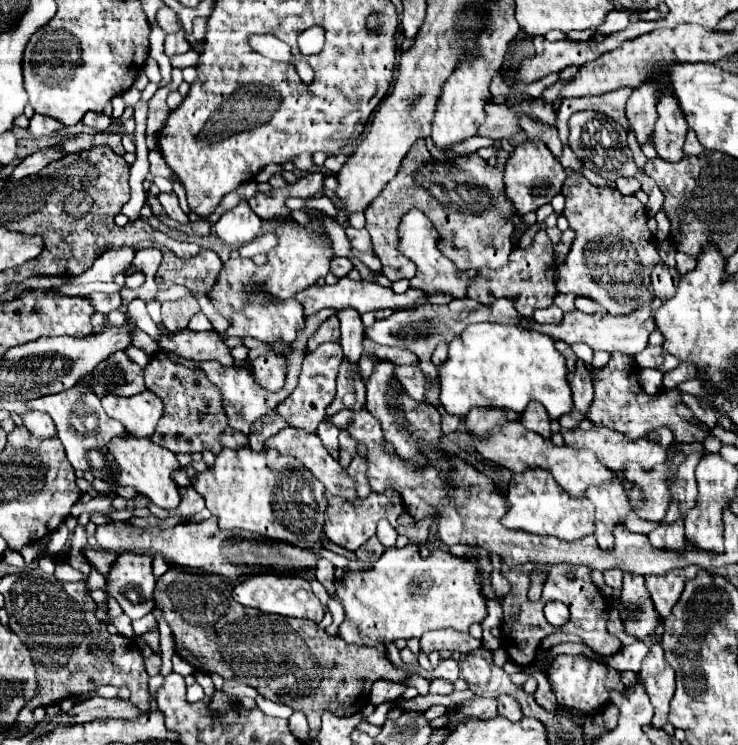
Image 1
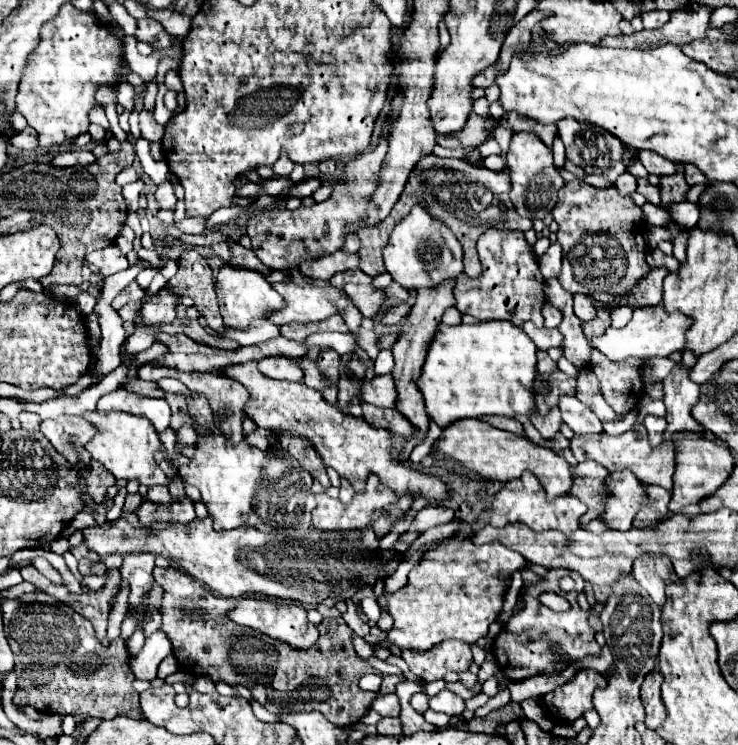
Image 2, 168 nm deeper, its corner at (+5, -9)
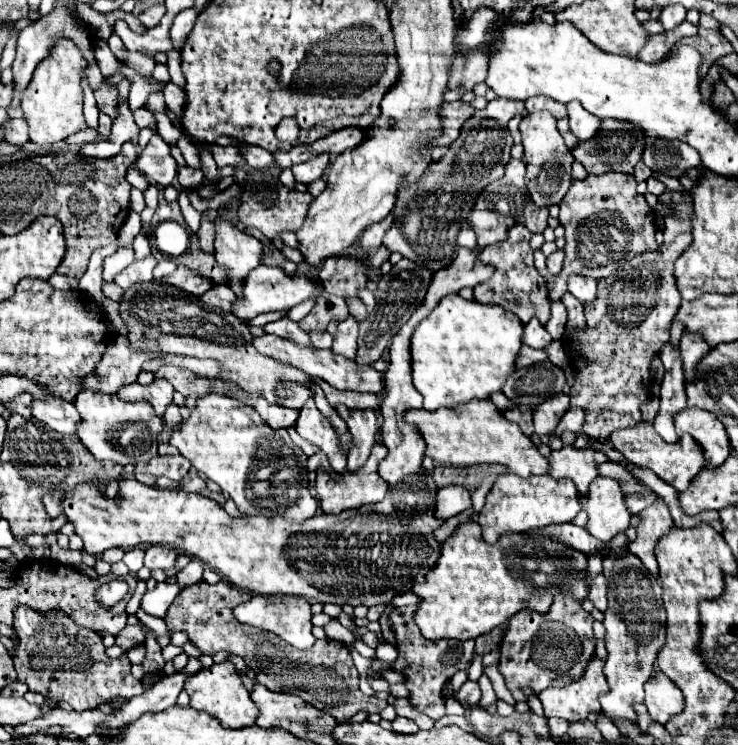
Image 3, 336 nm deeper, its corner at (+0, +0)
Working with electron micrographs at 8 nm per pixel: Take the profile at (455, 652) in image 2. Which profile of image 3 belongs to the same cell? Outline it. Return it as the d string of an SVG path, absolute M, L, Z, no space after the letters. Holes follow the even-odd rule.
M413 605L407 607L395 607L393 613L389 615L395 633L397 633L397 641L399 641L399 649L401 655L397 657L397 661L393 663L393 669L403 671L407 675L407 687L411 691L411 703L425 715L429 715L433 721L441 719L445 715L445 707L443 707L443 695L441 695L441 687L447 679L451 679L457 671L465 669L475 653L475 641L467 639L467 641L459 641L459 639L441 639L441 641L429 641L425 637L421 637L415 621L413 621Z

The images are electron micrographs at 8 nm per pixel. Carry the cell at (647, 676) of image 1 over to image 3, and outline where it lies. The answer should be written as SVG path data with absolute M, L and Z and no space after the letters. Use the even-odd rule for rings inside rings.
M657 671L647 683L645 683L645 705L653 721L665 723L673 713L679 713L683 709L683 693L665 677L661 671Z

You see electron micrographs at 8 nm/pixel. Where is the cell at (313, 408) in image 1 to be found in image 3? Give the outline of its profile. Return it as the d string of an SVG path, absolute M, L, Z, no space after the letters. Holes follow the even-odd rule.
M353 317L341 321L339 327L337 327L337 335L333 339L331 351L333 353L343 353L343 357L347 357L347 359L355 359L357 329L359 329L359 323Z

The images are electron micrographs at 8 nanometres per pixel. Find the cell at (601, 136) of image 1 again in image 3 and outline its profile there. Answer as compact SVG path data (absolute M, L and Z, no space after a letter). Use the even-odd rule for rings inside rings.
M571 101L567 105L567 111L569 111L569 129L581 143L597 137L599 127L601 127L599 117L593 117L591 113L585 113L585 109L581 109L581 105L577 101Z

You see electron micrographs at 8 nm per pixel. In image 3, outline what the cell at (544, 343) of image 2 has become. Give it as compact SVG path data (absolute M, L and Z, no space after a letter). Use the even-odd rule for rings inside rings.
M531 319L525 325L525 345L533 347L533 349L545 349L551 343L551 337L545 329L545 325L541 325L537 319Z

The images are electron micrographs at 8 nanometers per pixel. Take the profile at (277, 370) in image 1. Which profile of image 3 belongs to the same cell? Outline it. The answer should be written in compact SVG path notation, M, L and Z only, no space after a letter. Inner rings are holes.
M277 335L255 337L253 343L255 343L255 349L261 351L261 353L265 353L267 357L271 357L271 359L283 363L283 365L293 365L293 367L305 371L305 373L311 375L311 377L319 377L319 379L327 381L329 385L333 385L333 387L337 387L337 389L349 389L349 391L359 391L359 393L365 391L365 393L375 393L375 395L379 395L379 393L385 389L383 373L379 373L379 371L373 369L373 367L363 367L363 369L359 369L359 367L355 365L355 361L349 361L349 359L345 359L345 357L341 357L341 355L335 355L335 353L331 353L331 349L311 351L311 349L307 349L307 347L295 345L295 343L291 343L291 341L287 341L287 339L281 339L281 337L277 337Z

